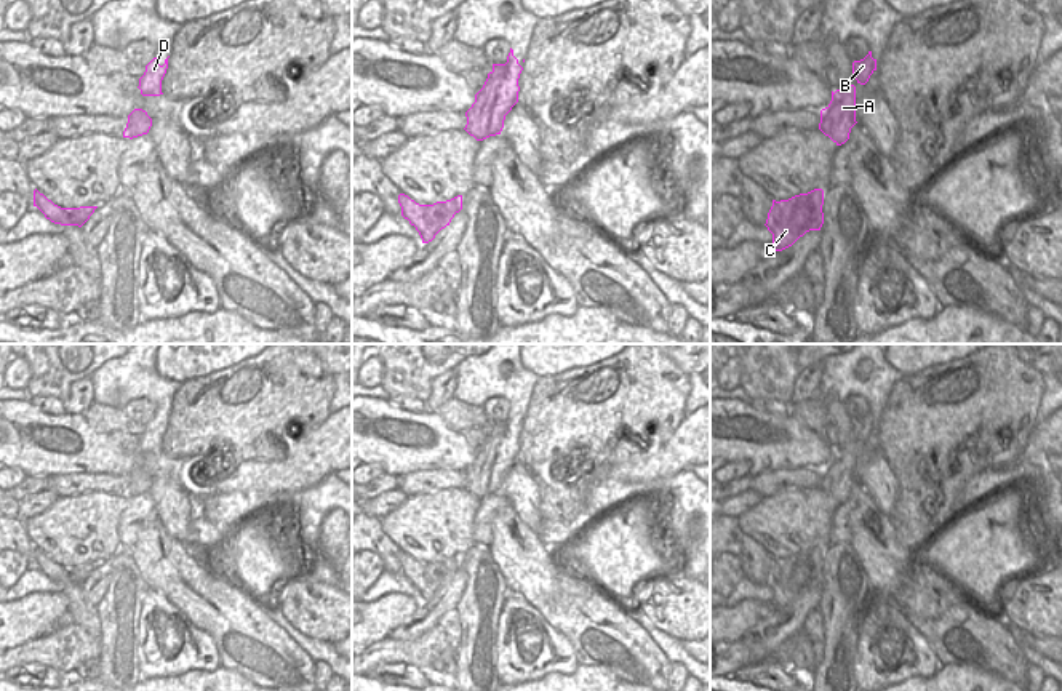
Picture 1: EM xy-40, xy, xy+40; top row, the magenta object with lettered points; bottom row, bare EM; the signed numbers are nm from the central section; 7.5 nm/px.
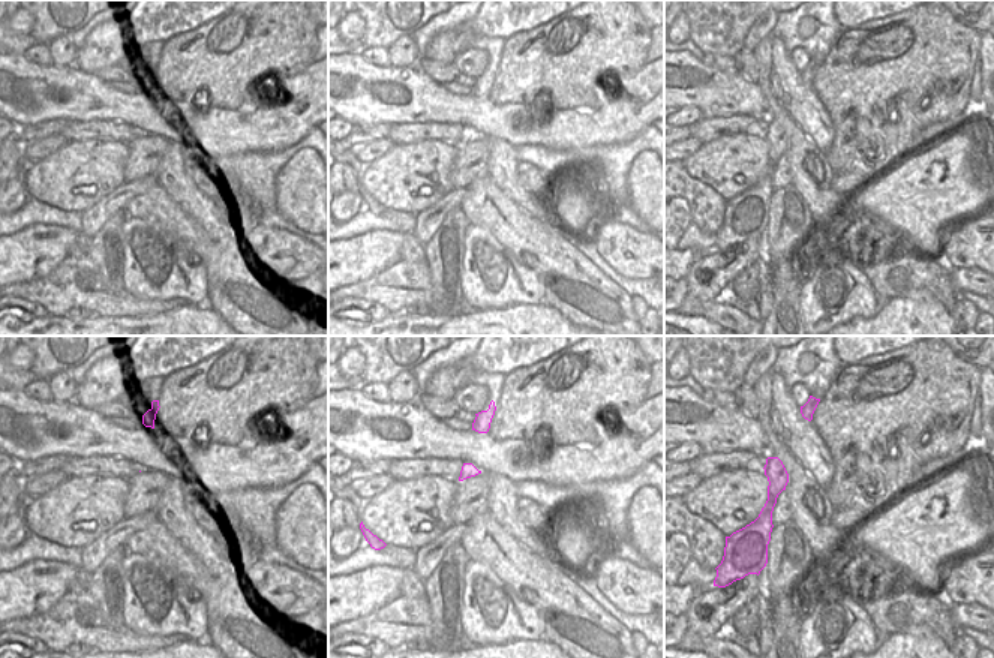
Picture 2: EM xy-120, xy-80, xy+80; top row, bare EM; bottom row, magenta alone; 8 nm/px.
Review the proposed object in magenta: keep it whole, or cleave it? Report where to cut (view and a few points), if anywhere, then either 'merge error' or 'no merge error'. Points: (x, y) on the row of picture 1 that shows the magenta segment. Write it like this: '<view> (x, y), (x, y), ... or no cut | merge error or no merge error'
no cut | no merge error

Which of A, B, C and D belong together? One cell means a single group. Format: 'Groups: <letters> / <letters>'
Groups: A B C D

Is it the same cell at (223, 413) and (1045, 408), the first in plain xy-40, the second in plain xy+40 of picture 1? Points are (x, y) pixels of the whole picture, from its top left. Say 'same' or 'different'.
different

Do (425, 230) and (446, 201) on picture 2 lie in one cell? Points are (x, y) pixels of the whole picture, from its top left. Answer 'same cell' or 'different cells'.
same cell

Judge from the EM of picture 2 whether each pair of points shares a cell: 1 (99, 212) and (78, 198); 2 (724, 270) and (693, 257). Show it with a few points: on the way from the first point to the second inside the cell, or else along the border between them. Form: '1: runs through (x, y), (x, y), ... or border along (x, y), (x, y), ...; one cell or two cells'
1: border along (120, 186), (104, 195), (81, 215); two cells
2: border along (708, 254), (684, 278); two cells

